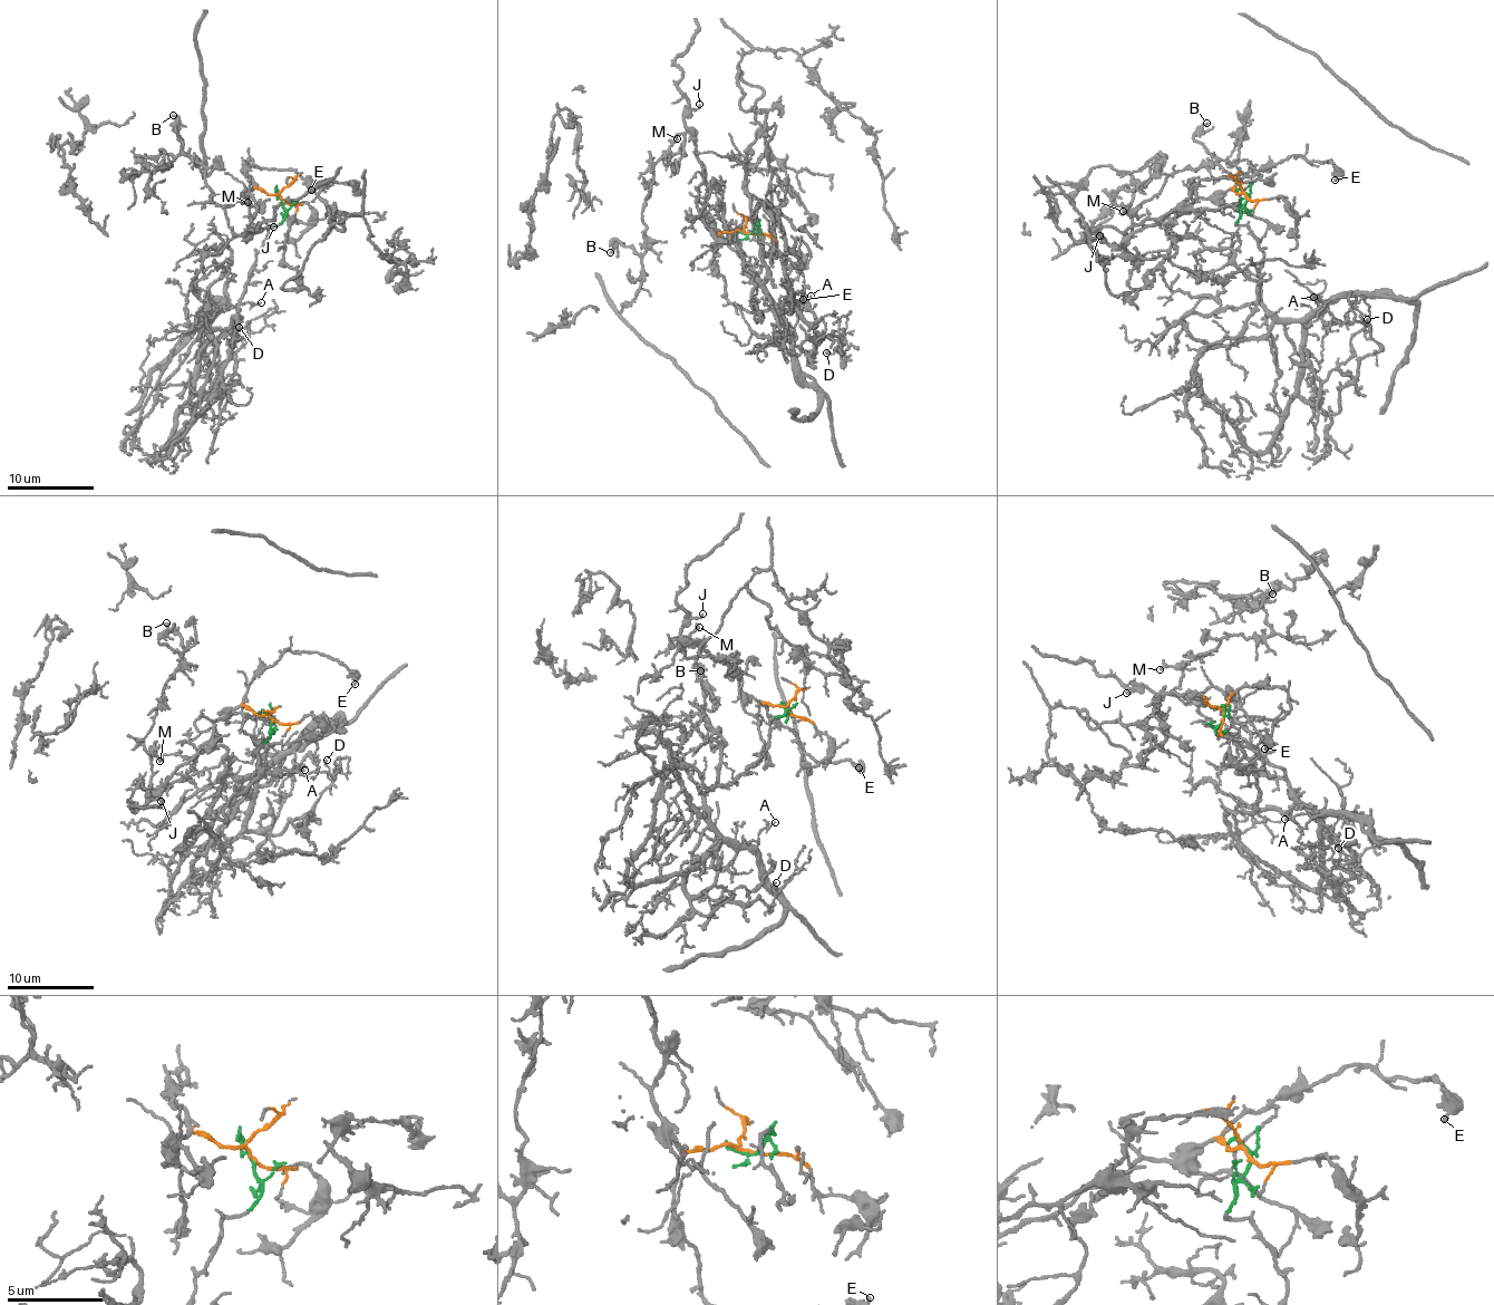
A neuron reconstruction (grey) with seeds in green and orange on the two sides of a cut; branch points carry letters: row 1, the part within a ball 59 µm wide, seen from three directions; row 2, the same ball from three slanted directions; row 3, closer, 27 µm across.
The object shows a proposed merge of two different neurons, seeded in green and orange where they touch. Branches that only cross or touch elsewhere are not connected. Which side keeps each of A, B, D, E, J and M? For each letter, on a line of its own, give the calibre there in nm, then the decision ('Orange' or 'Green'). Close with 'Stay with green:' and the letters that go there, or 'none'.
A: Thickness 80 nm. Green
B: Thickness 200 nm. Orange
D: Thickness 100 nm. Green
E: Thickness 400 nm. Orange
J: Thickness 140 nm. Orange
M: Thickness 190 nm. Orange
Stay with green: A, D

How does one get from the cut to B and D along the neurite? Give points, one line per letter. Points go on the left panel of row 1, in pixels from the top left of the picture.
B: (280, 197), (251, 187), (246, 194), (259, 203), (242, 235), (211, 199), (203, 166), (187, 154), (172, 114)
D: (280, 197), (284, 216), (254, 254), (219, 383), (166, 447), (188, 396), (199, 416), (225, 390), (239, 327)

